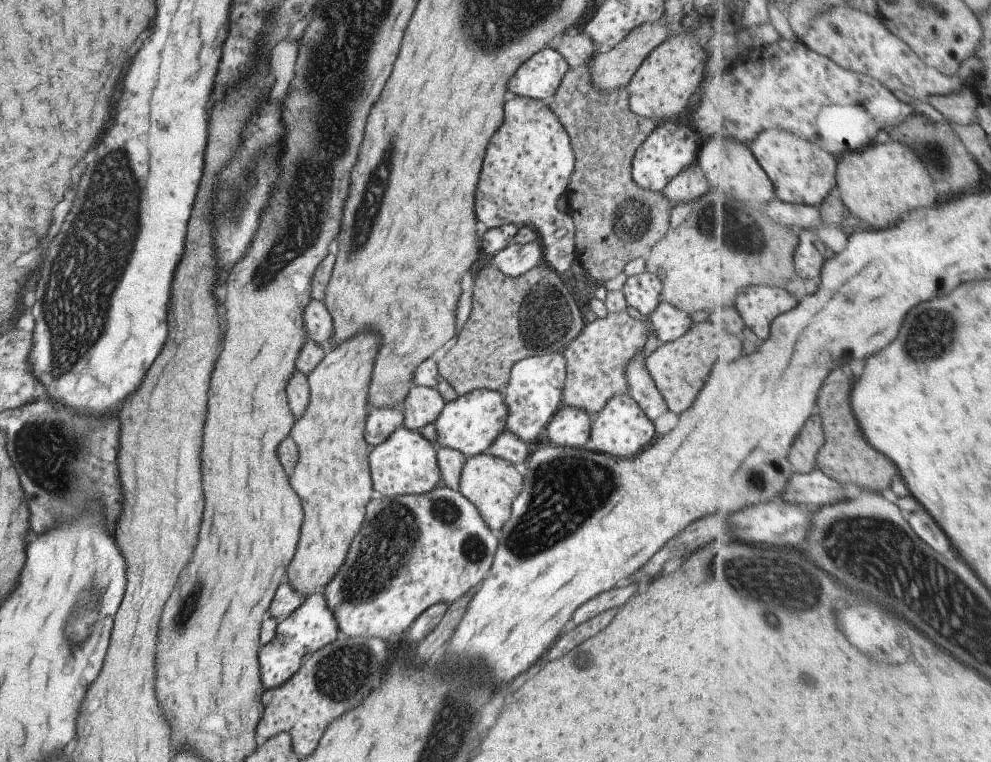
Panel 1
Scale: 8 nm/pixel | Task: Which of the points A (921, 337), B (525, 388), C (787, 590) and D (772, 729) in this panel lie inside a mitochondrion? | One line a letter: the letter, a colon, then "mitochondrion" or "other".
A: mitochondrion
B: other
C: mitochondrion
D: other

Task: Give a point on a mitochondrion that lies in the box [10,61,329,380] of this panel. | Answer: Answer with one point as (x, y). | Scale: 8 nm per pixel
(239, 189)

